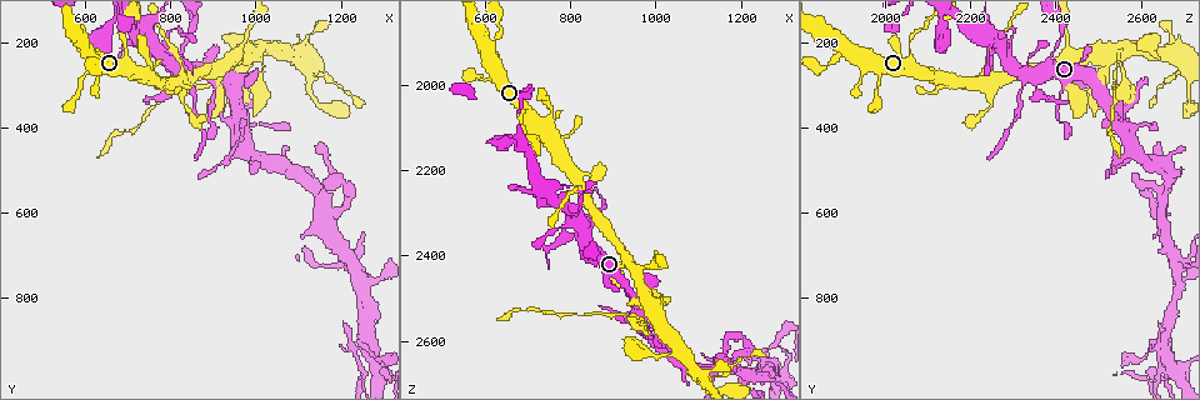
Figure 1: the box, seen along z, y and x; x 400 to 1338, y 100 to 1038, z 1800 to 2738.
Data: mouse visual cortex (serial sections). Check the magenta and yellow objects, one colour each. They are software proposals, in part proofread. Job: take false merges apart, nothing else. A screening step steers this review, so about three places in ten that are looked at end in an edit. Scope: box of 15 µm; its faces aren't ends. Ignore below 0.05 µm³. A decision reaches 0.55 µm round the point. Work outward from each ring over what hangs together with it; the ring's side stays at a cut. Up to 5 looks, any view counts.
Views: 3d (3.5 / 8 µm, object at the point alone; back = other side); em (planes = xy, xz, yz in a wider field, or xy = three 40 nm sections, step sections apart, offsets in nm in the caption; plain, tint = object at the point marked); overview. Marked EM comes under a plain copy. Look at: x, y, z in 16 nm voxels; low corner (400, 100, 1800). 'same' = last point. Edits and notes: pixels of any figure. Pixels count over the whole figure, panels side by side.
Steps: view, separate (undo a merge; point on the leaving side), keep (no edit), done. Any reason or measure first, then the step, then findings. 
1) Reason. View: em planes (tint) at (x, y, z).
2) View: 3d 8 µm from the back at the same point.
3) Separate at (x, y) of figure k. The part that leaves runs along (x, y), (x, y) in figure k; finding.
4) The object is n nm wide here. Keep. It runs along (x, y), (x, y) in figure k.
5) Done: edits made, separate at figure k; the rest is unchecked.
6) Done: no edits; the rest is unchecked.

Four or more arms meet. View: 3d 3.5 µm at (990, 225, 2535).

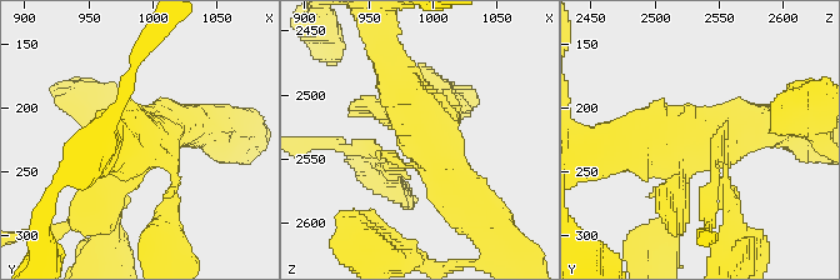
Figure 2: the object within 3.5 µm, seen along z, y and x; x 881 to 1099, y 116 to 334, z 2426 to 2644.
View: em planes (tint) at (988, 224, 2538).

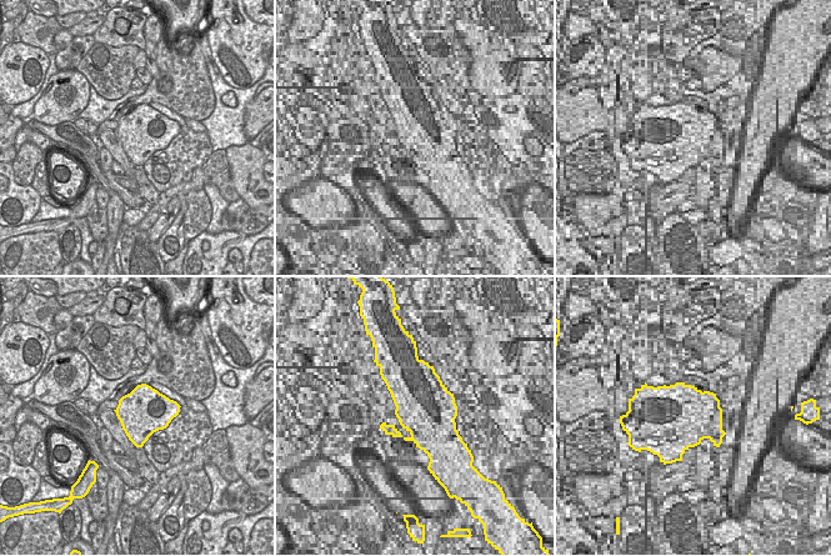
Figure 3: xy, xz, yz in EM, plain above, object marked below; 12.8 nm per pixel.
The object is 600 nm wide here. Separate at (703, 209) of figure 2. The part that leaves runs along (718, 143), (701, 231) in figure 2; two cells meet here.

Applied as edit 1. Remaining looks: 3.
Redraw. View: overview.

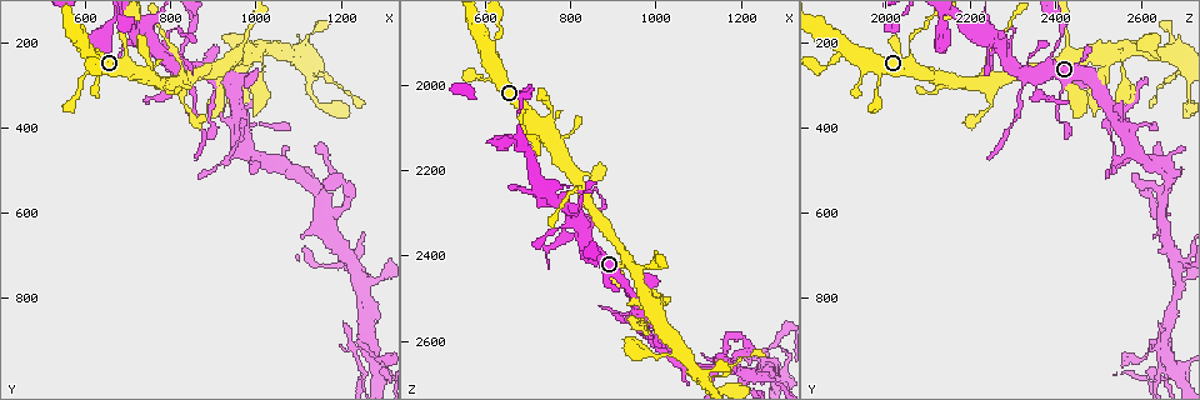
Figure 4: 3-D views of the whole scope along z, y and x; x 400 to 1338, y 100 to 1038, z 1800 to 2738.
Sharp bend. View: 3d 3.5 µm at (1145, 545, 2660).

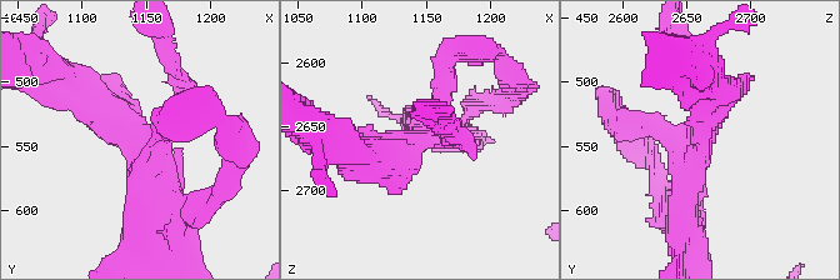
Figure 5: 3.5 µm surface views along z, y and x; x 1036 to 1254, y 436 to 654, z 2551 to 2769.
View: em xy step 1 (tint) at (1148, 550, 2660).

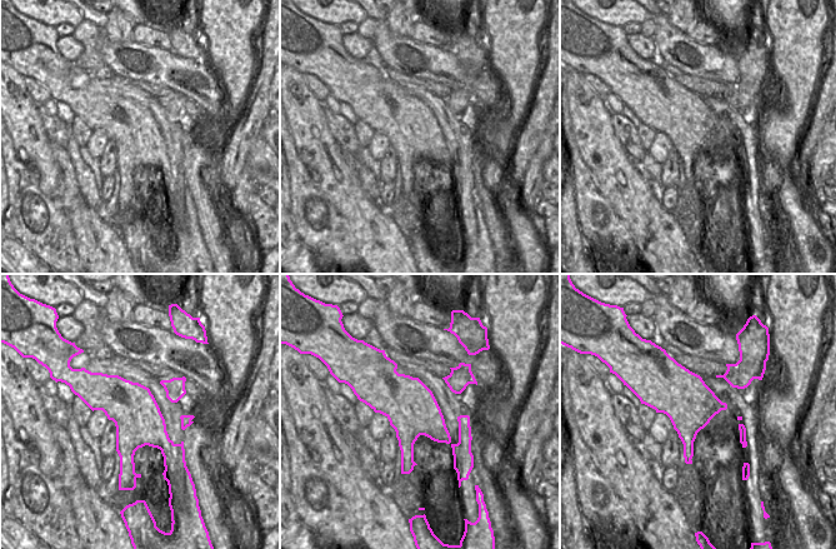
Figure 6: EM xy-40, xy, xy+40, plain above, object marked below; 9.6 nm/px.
Keep. It runs along (363, 154), (439, 129), (448, 68) in figure 5; all the same cell.

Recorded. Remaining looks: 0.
Done: edits made, separate at figure 2; the rest is unchecked.

